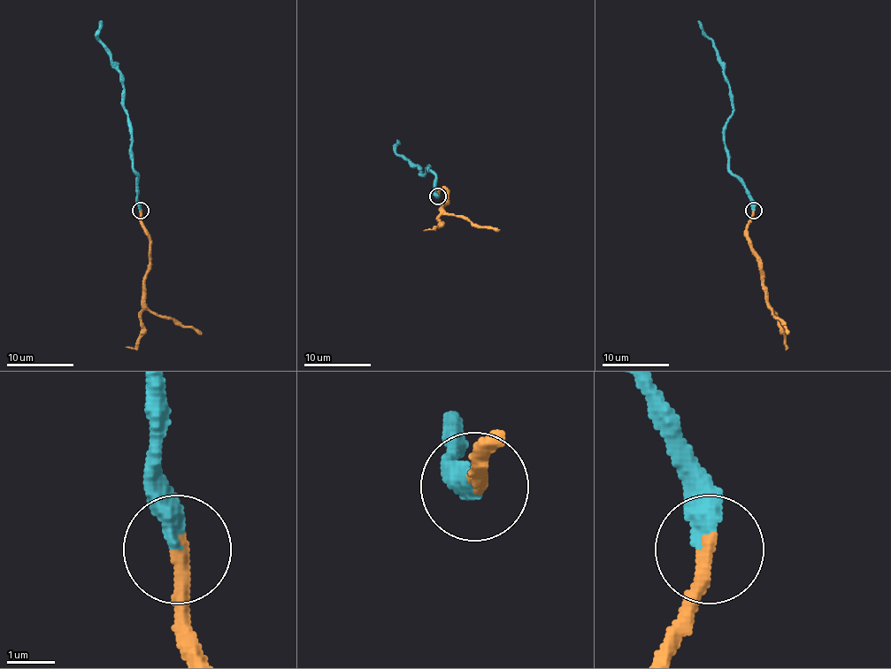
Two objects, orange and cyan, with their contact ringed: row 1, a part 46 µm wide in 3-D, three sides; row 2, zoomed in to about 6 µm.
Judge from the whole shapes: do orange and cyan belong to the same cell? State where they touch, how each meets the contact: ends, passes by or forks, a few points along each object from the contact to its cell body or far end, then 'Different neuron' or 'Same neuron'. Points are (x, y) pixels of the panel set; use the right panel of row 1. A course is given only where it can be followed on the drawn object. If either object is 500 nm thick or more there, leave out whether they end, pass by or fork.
Place: (754, 210). At the ring orange ends. At the ring cyan ends. Course of orange: (753, 210), (747, 230), (750, 249), (756, 258), (767, 303), (788, 334). Course of cyan: (753, 210), (750, 191), (730, 170), (725, 144), (725, 123), (733, 109), (728, 79), (717, 49), (698, 20). Same neuron

